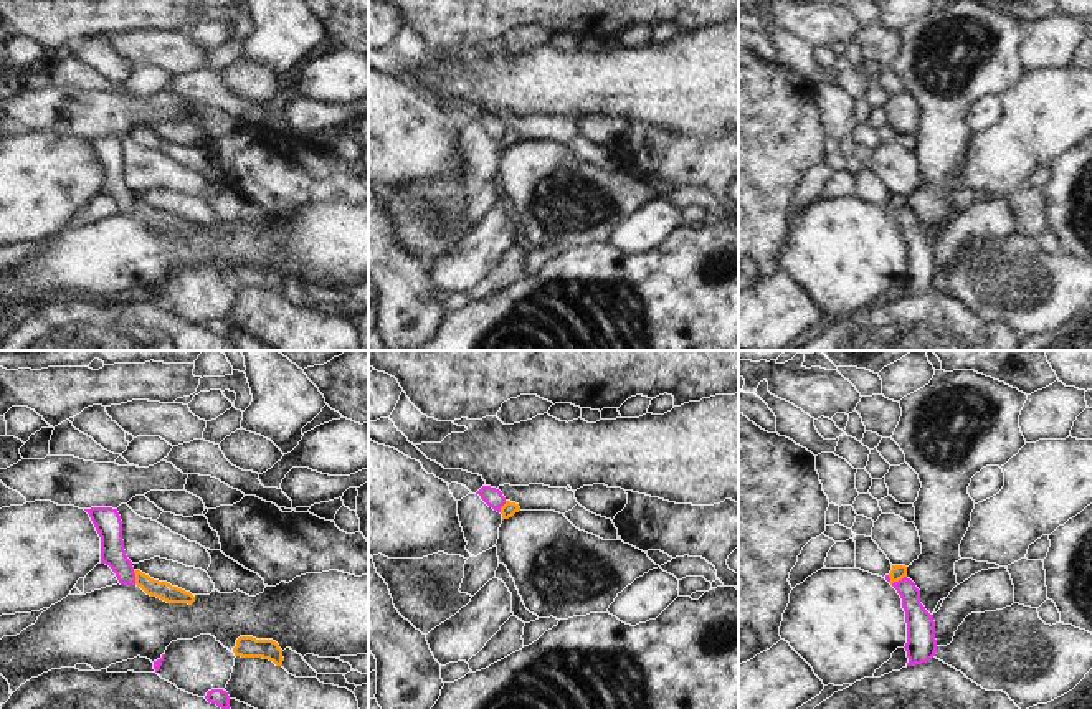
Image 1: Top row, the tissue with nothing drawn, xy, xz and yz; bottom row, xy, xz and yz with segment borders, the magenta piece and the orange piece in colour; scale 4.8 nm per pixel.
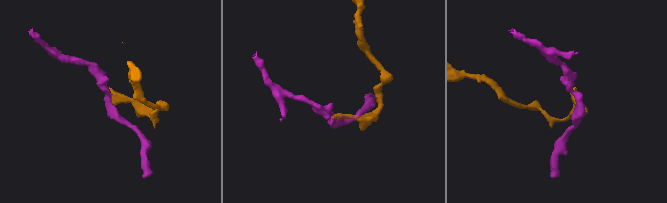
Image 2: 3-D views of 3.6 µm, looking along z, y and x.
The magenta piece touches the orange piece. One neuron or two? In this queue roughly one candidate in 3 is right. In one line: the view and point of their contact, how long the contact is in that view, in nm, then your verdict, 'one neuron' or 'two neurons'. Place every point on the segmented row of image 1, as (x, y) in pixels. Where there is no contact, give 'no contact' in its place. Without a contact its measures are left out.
meets magenta in yz at (896, 582); contact 100 nm long; two neurons

